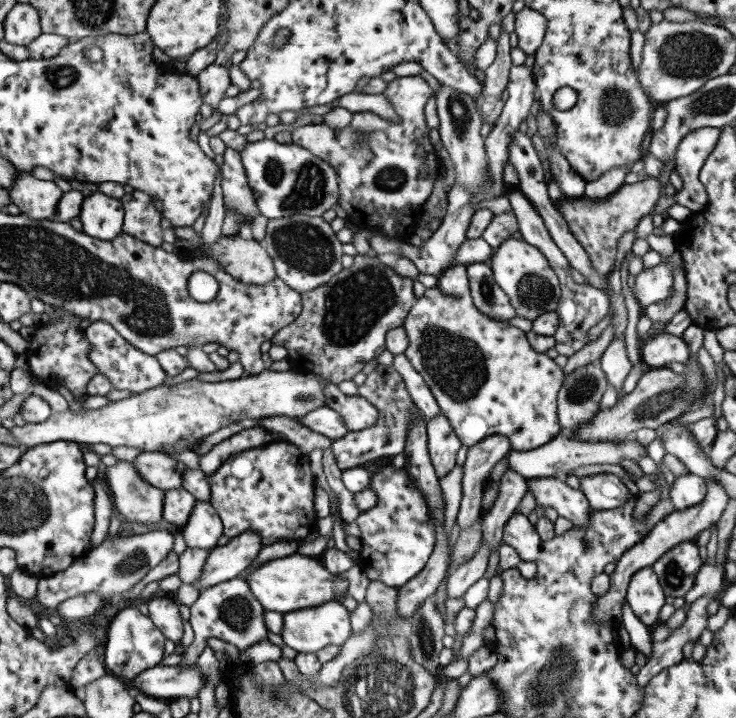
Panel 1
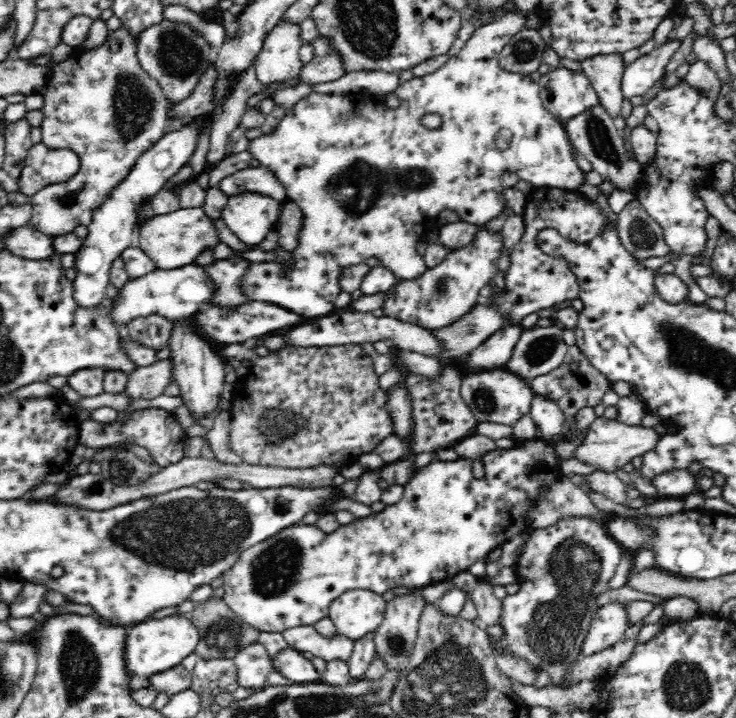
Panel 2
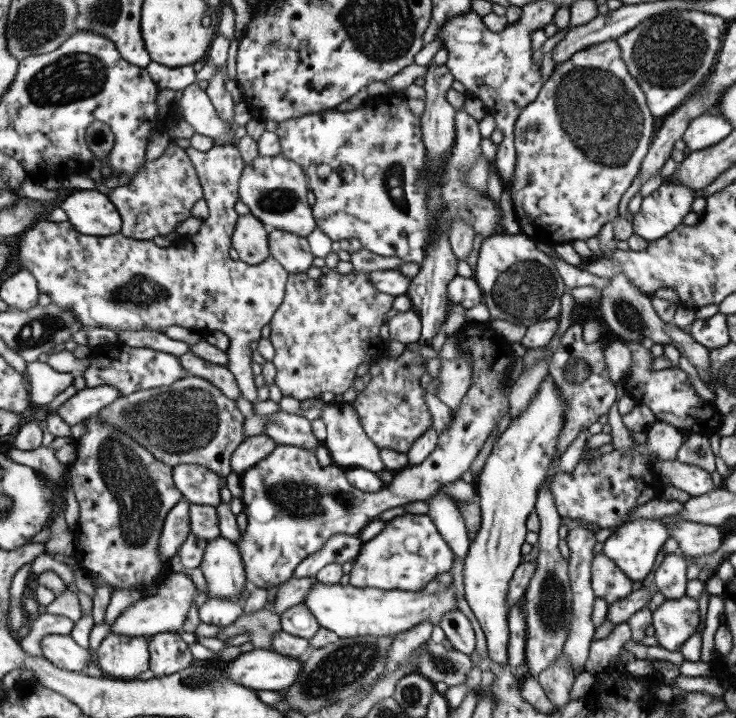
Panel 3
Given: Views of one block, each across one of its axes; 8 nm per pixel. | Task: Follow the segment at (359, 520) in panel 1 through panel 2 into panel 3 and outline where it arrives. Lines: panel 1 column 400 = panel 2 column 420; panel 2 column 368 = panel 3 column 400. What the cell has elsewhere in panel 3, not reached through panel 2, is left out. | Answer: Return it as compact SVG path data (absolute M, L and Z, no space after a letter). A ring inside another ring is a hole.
M403 513L386 521L376 536L361 543L352 559L348 583L366 589L421 591L437 574L449 571L454 557L432 519L426 514Z

